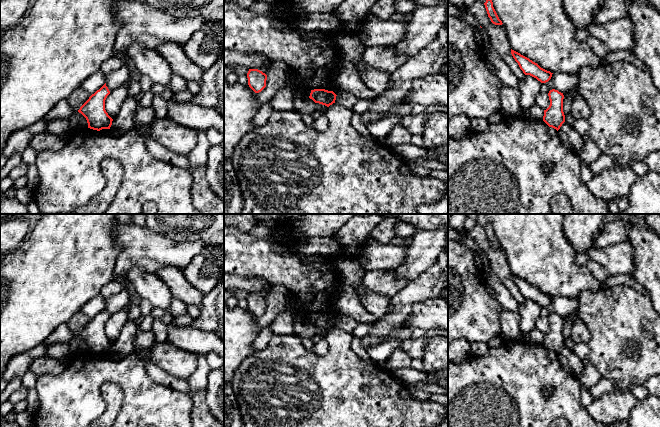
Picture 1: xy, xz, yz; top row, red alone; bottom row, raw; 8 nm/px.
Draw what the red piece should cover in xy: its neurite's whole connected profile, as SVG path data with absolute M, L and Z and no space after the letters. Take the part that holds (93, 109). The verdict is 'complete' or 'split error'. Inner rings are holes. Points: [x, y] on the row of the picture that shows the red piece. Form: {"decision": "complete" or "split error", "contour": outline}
{"decision": "complete", "contour": "M105 83L78 110L86 118L88 128L97 131L110 129L113 119L105 110L105 100L109 94L110 91Z"}

